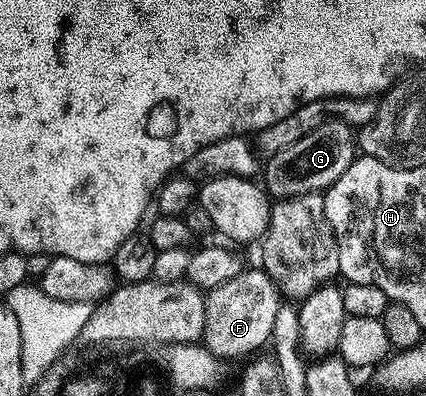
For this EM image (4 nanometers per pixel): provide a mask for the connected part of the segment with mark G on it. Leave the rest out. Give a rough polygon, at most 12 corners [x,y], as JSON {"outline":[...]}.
{"outline":[[329,121],[271,155],[275,201],[323,193],[356,157],[352,128]]}

